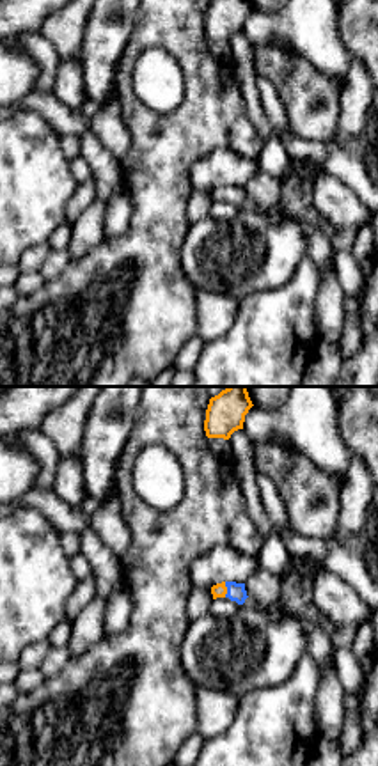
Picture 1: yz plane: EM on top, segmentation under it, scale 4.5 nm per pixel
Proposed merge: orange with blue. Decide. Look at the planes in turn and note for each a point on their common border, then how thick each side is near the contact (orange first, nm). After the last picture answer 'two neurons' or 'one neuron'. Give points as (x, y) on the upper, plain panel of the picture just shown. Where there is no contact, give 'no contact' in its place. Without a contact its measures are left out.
(226, 192) | 60/80 nm

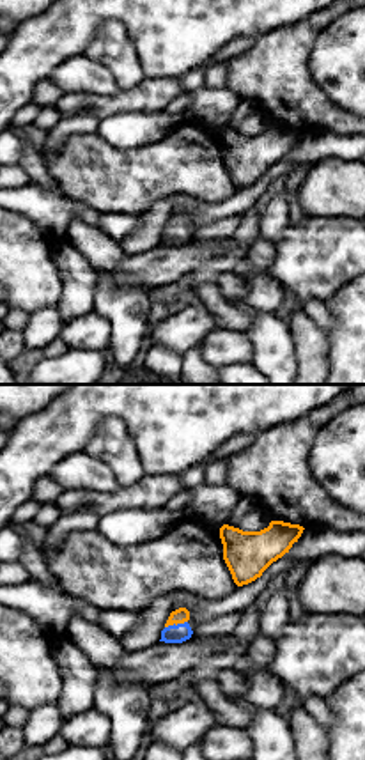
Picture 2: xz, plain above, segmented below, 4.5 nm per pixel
(176, 227) | 70/90 nm

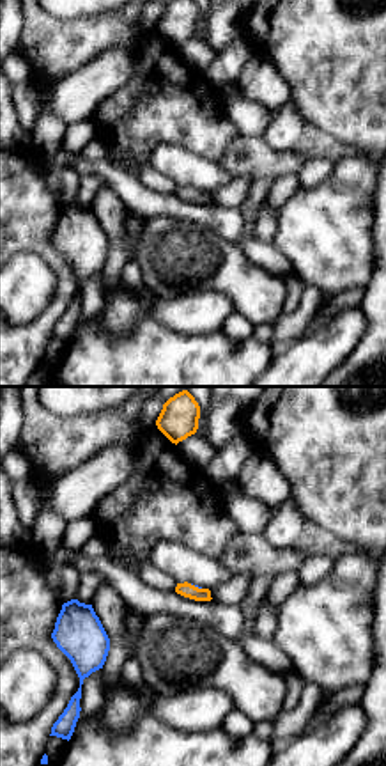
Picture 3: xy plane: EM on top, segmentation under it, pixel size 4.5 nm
(193, 188) | 70/20 nm

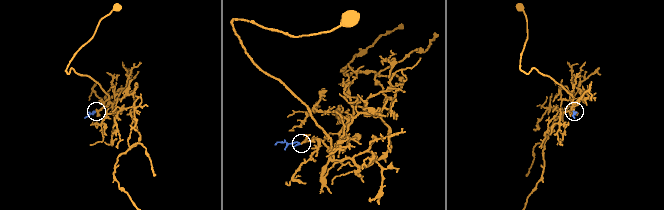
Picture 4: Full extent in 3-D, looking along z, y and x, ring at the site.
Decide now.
one neuron

